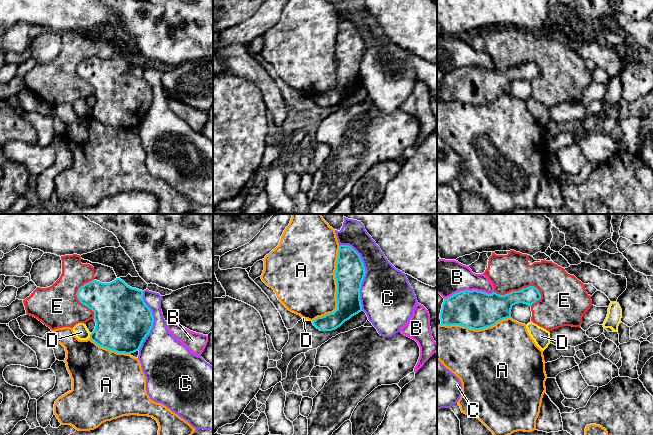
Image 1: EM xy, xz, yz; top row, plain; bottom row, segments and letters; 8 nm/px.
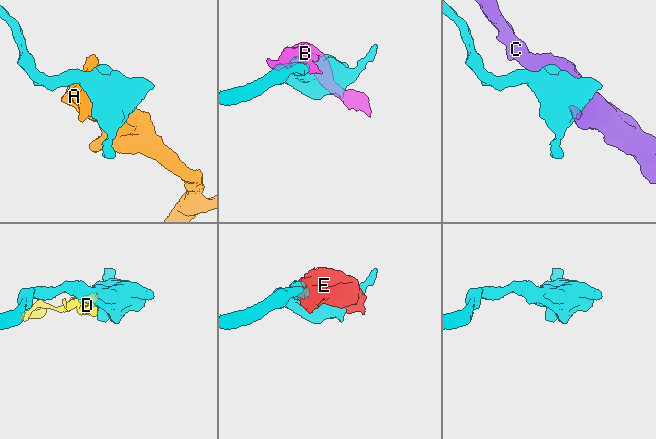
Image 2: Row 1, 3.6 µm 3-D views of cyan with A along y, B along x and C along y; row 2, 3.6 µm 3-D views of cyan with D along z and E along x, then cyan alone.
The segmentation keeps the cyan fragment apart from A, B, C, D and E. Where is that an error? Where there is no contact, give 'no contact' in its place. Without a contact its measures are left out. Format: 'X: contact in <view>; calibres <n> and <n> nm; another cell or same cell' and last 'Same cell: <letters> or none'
A: contact in xz; calibres 240 and 480 nm; another cell
B: contact in yz; calibres 300 and 280 nm; another cell
C: contact in xz; calibres 240 and 420 nm; another cell
D: contact in xy; calibres 400 and 110 nm; another cell
E: contact in yz; calibres 220 and 300 nm; another cell
Same cell: none

